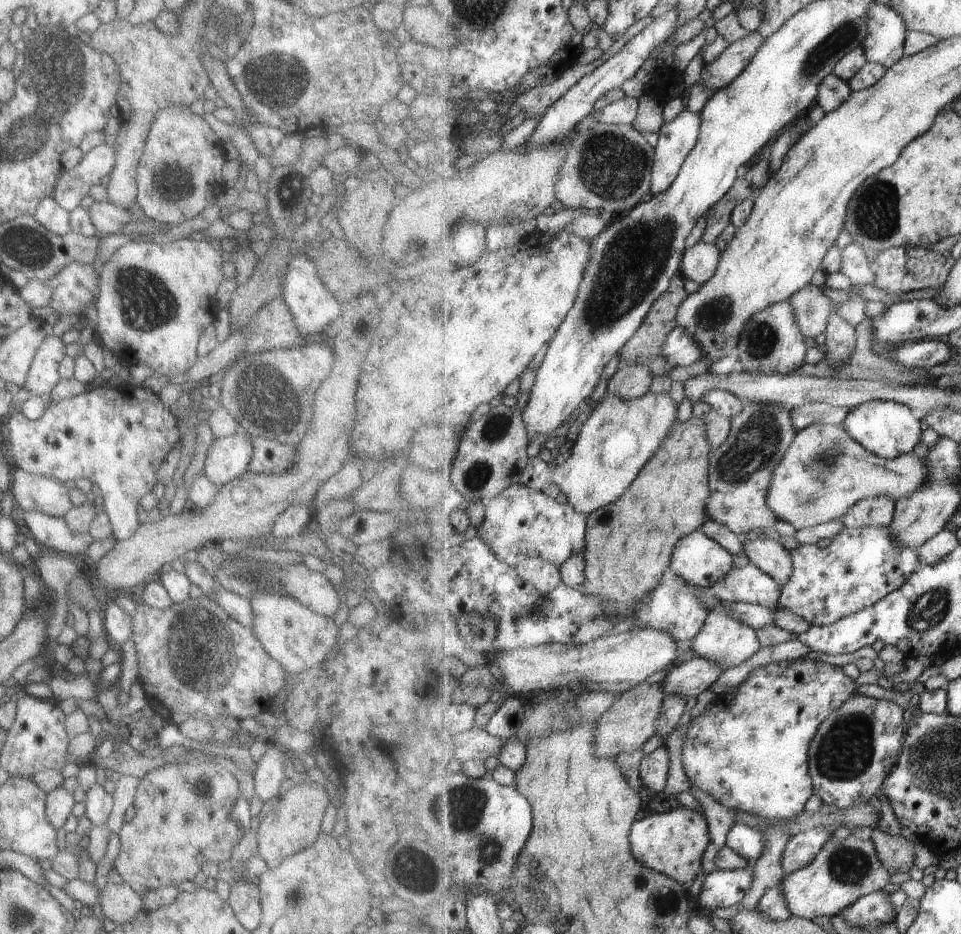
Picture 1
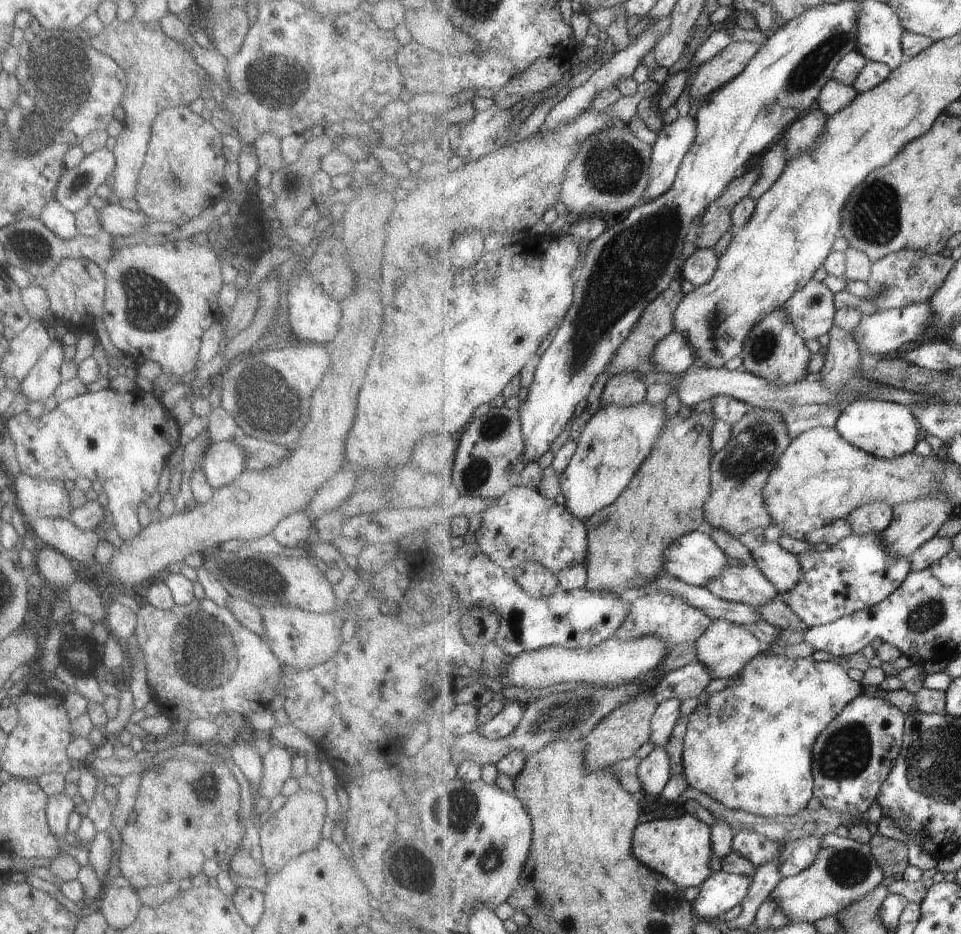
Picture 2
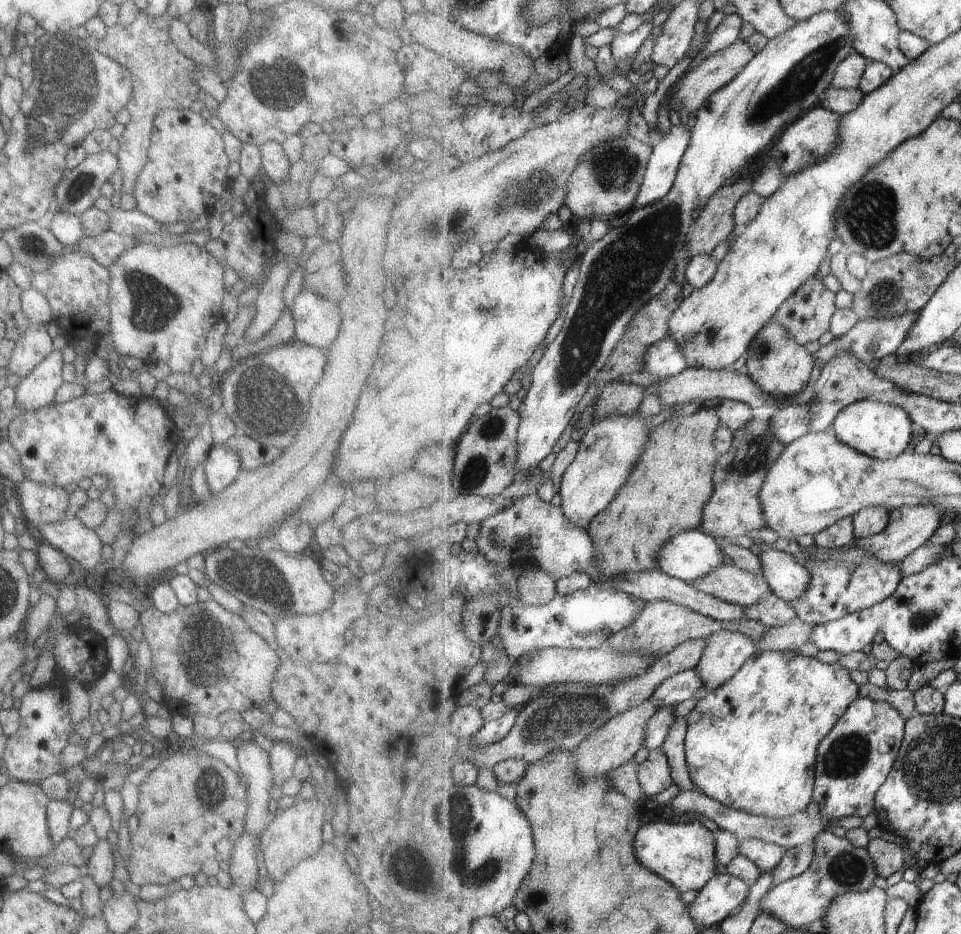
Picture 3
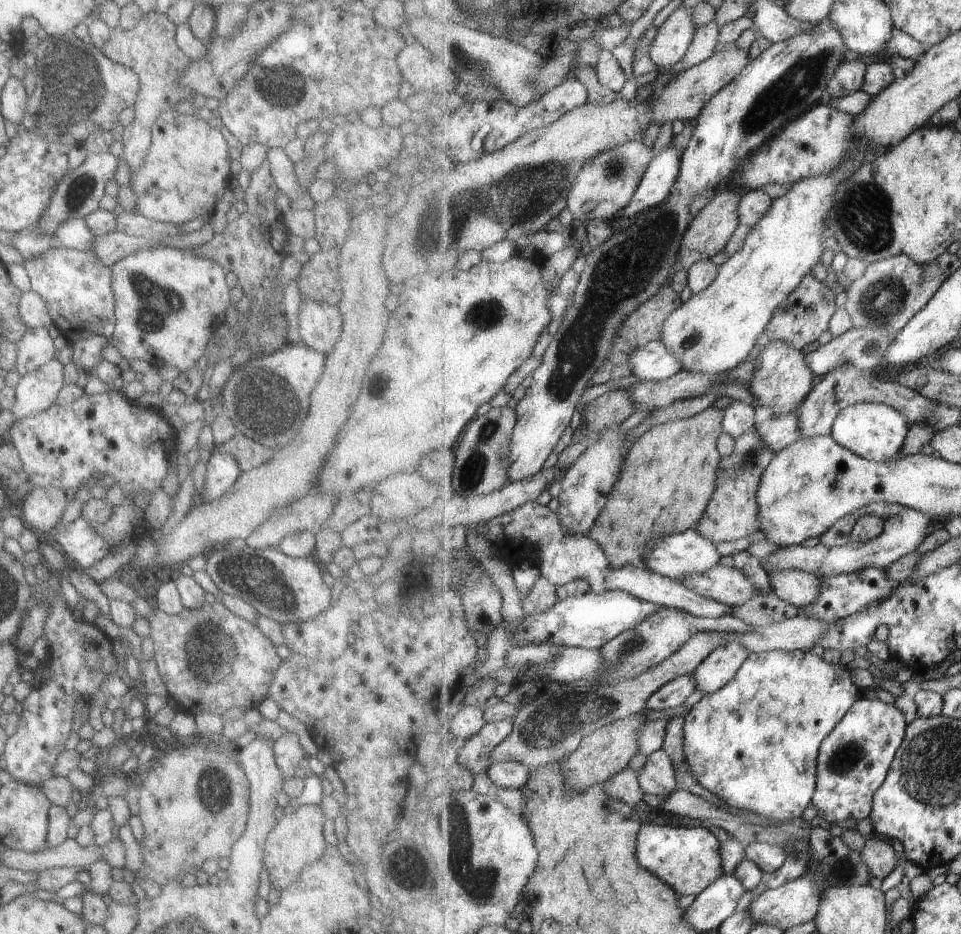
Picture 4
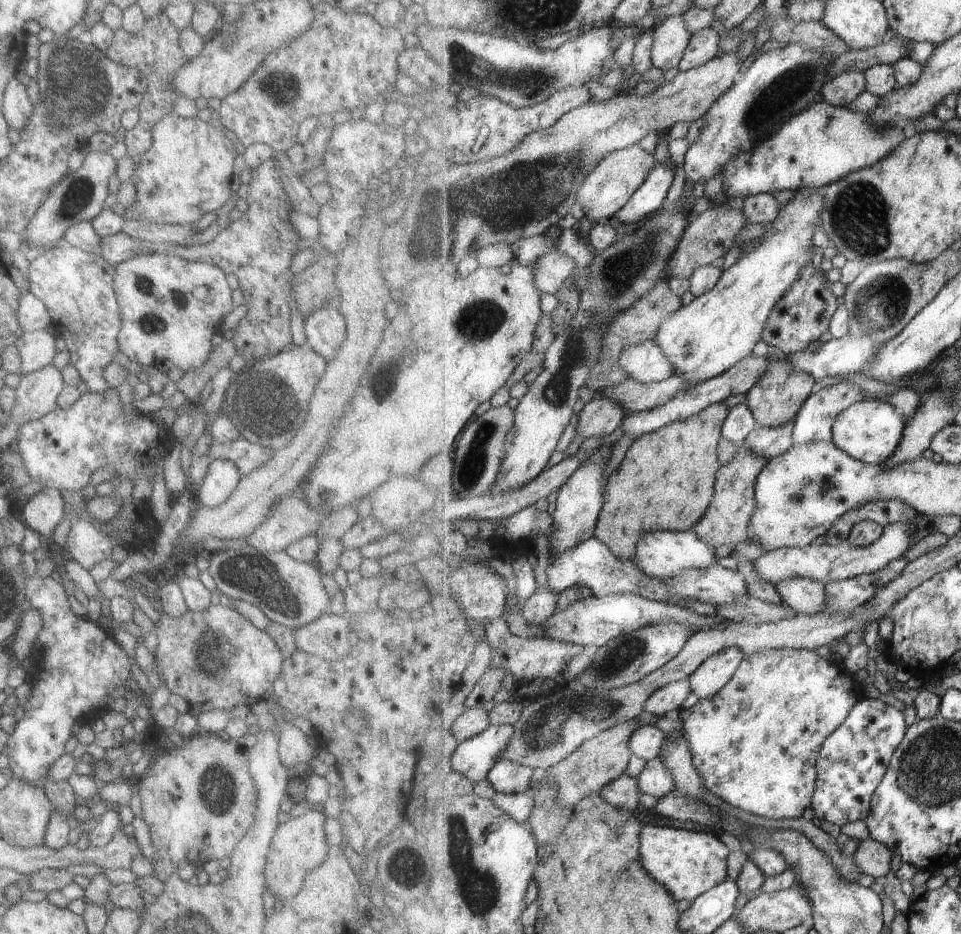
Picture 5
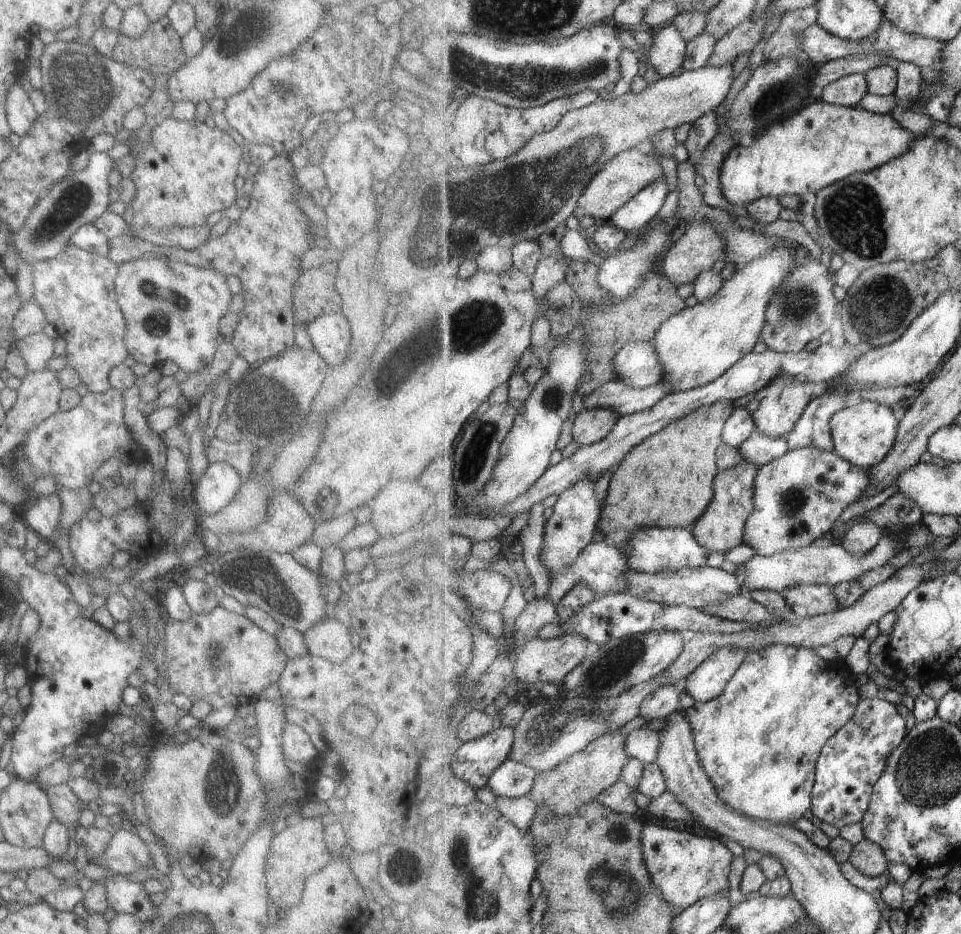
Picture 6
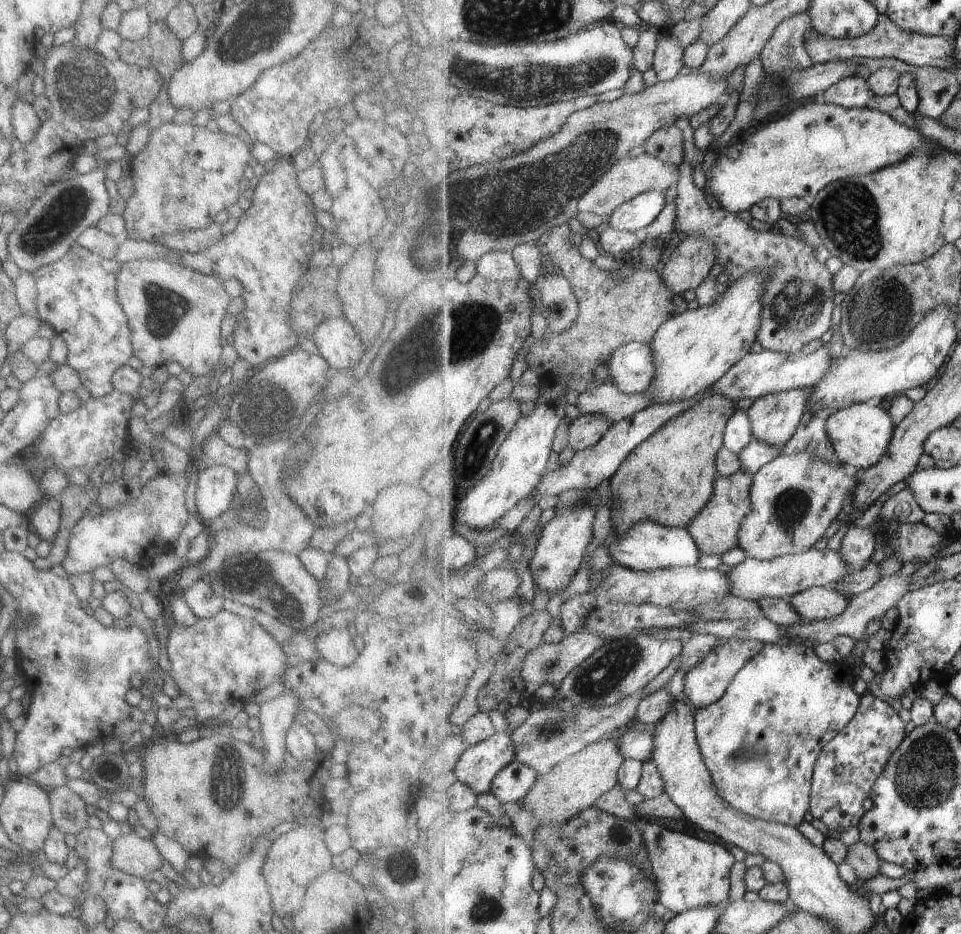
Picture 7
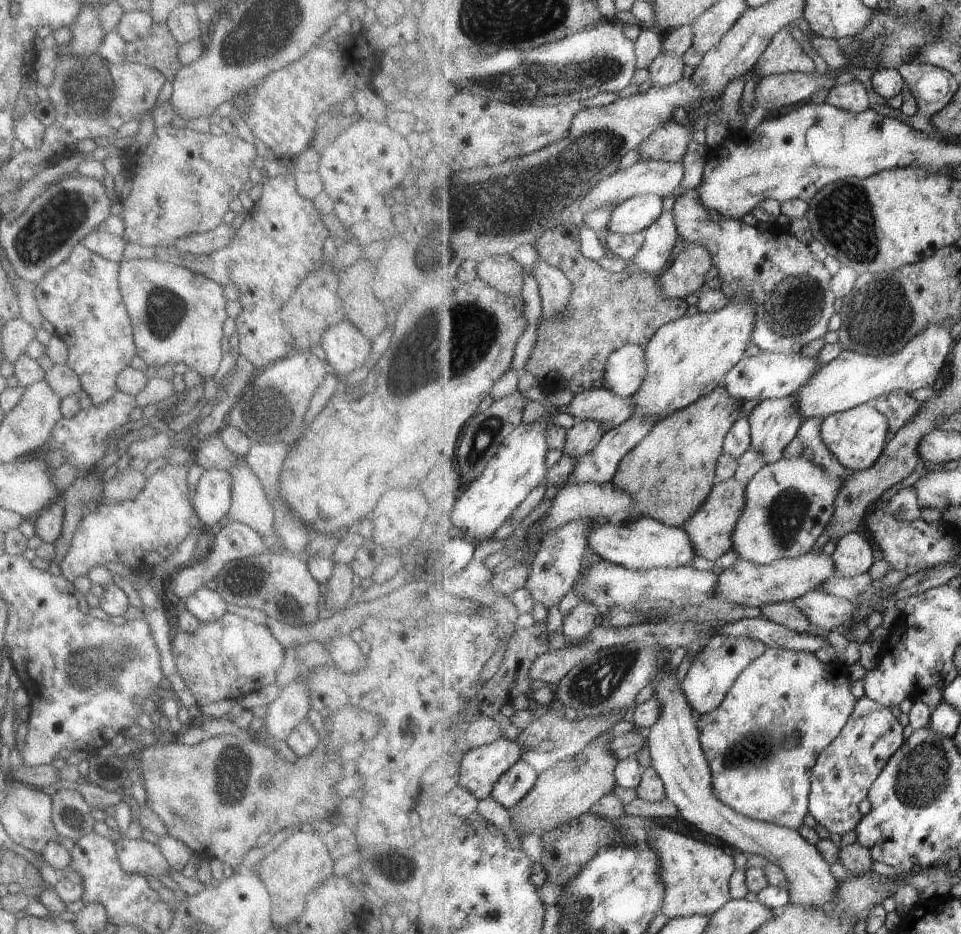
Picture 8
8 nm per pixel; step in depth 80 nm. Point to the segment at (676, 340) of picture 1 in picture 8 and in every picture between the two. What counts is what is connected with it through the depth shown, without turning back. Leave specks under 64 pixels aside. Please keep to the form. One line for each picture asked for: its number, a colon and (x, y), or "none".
2: (674, 354)
3: (665, 359)
4: (654, 362)
5: (646, 363)
6: (637, 364)
7: (632, 368)
8: (626, 369)

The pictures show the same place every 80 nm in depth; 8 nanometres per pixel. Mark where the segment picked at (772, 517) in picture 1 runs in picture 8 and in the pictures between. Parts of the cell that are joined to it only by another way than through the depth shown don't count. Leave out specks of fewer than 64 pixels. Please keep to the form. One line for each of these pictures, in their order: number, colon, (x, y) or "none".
2: (740, 471)
3: (735, 509)
4: (733, 512)
5: (727, 519)
6: (721, 527)
7: (716, 528)
8: (710, 529)

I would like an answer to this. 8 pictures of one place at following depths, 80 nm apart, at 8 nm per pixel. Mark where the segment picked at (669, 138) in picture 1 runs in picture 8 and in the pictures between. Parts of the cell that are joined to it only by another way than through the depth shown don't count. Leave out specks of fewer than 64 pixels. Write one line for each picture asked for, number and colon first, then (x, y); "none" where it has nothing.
2: (673, 142)
3: (663, 166)
4: (663, 172)
5: (649, 199)
6: (641, 210)
7: (639, 212)
8: (638, 213)

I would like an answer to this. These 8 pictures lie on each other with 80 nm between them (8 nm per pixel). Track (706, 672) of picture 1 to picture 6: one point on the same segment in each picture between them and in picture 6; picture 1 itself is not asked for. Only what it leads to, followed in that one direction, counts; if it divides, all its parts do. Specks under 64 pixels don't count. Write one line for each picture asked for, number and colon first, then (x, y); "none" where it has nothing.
2: (691, 680)
3: (683, 685)
4: (673, 694)
5: (670, 697)
6: (665, 700)

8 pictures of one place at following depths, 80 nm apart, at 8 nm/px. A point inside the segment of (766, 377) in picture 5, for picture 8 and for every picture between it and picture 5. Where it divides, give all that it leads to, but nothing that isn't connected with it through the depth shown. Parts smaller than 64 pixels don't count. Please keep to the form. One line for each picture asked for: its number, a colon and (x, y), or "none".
6: (776, 409)
7: (775, 418)
8: (775, 423)

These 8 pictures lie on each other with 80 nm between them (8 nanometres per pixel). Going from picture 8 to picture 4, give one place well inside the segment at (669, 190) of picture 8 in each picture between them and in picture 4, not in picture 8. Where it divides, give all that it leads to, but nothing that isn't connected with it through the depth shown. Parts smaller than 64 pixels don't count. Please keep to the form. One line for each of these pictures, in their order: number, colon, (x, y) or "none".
4: (605, 186)
5: (606, 191)
6: (623, 177)
7: (630, 177)

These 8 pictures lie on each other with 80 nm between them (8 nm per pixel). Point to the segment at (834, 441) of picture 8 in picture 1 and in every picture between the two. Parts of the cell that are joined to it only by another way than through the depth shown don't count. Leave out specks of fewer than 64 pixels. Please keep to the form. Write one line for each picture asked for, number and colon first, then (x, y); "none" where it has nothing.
1: (889, 429)
2: (888, 430)
3: (881, 430)
4: (876, 431)
5: (870, 431)
6: (863, 434)
7: (861, 433)

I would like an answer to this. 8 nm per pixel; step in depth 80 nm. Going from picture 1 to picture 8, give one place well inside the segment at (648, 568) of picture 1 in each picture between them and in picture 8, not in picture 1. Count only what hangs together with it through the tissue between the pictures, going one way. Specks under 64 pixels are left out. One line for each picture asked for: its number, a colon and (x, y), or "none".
2: (627, 541)
3: (666, 493)
4: (669, 475)
5: (667, 480)
6: (668, 480)
7: (670, 478)
8: (670, 473)

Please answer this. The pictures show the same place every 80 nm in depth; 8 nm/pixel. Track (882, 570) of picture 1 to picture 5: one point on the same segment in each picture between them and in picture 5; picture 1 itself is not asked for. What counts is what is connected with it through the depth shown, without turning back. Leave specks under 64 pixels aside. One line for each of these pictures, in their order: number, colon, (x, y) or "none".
2: (857, 573)
3: (856, 580)
4: (843, 595)
5: (845, 596)

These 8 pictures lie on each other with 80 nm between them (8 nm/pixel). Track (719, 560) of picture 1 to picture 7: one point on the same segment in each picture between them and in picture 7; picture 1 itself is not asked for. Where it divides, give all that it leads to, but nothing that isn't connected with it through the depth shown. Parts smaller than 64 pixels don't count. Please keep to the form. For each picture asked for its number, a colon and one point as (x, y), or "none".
2: (696, 558)
3: (692, 554)
4: (676, 556)
5: (665, 553)
6: (651, 550)
7: (649, 545)

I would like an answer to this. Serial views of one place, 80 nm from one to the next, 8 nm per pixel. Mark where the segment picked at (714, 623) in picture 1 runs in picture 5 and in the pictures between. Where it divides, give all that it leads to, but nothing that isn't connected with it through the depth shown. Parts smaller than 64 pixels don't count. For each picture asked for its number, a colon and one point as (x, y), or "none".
2: (725, 649)
3: (726, 652)
4: (720, 667)
5: (717, 671)

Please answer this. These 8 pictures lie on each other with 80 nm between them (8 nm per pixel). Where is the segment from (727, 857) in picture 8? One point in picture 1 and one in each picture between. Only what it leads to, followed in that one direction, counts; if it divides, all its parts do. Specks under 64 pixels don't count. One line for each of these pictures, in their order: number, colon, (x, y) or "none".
1: (674, 843)
2: (681, 848)
3: (685, 854)
4: (689, 860)
5: (688, 864)
6: (685, 868)
7: (690, 873)

